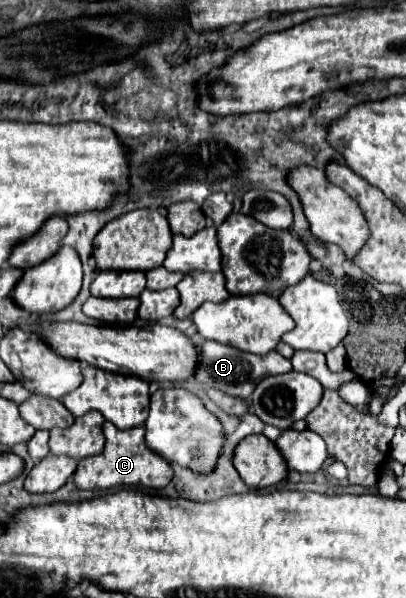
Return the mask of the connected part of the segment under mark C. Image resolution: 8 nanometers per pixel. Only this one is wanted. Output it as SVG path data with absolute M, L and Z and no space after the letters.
M104 422L104 436L106 436L106 448L102 454L82 458L78 460L78 468L74 472L74 482L80 490L108 490L108 488L122 488L122 486L134 486L134 488L164 488L172 480L174 472L170 464L160 458L158 454L152 454L152 450L144 444L144 426L120 430L112 422Z

